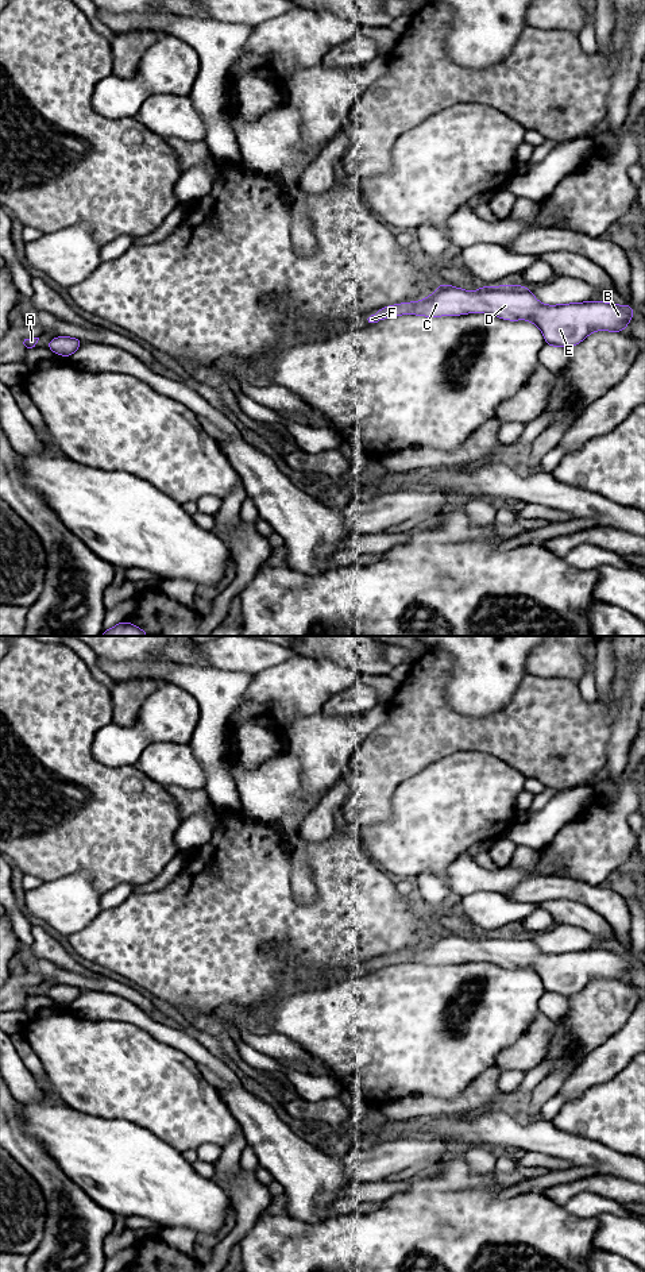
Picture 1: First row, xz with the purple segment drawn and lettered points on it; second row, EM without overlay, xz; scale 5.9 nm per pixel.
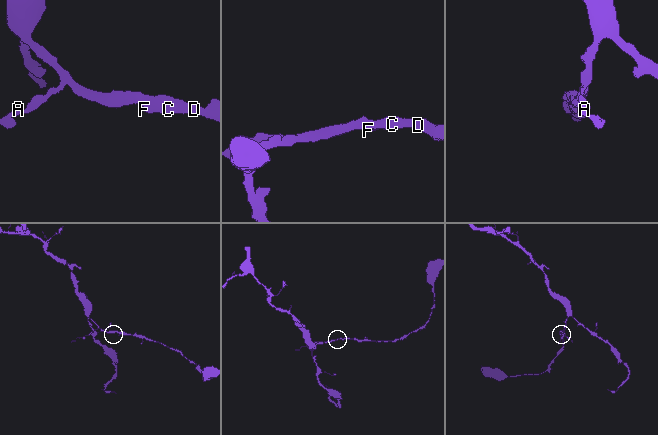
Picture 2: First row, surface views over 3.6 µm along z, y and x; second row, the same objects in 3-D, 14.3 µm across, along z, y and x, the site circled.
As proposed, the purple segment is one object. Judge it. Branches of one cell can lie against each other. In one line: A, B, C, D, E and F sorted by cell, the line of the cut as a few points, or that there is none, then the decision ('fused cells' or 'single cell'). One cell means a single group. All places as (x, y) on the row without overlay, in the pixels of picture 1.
A B C D E F; no cut; single cell

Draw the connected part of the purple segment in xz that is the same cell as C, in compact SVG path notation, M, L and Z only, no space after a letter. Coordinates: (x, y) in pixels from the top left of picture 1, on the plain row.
M437 932L437 938L425 948L383 955L367 968L378 971L401 963L439 965L464 961L488 961L509 970L530 968L541 978L546 994L569 997L582 991L592 979L626 979L634 959L630 951L544 953L532 943L530 936L518 932L480 934L476 940Z

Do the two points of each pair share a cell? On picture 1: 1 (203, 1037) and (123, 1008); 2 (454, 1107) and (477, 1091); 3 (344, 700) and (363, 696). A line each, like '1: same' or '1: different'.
1: different
2: same
3: same

